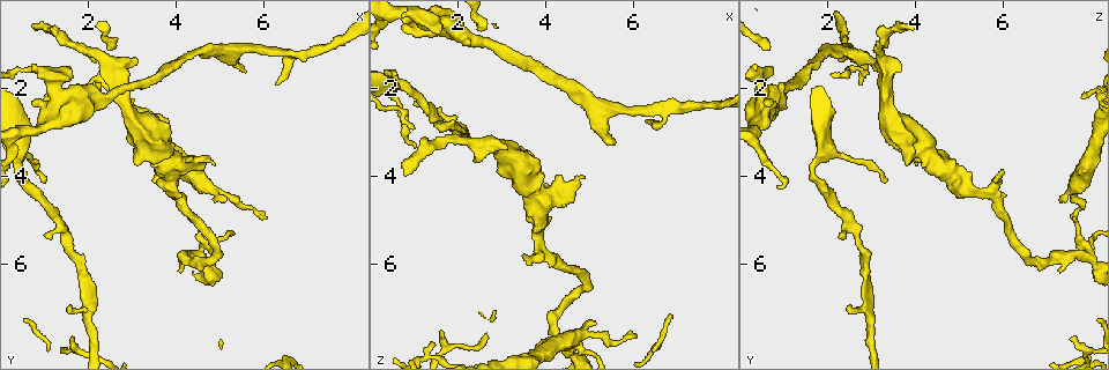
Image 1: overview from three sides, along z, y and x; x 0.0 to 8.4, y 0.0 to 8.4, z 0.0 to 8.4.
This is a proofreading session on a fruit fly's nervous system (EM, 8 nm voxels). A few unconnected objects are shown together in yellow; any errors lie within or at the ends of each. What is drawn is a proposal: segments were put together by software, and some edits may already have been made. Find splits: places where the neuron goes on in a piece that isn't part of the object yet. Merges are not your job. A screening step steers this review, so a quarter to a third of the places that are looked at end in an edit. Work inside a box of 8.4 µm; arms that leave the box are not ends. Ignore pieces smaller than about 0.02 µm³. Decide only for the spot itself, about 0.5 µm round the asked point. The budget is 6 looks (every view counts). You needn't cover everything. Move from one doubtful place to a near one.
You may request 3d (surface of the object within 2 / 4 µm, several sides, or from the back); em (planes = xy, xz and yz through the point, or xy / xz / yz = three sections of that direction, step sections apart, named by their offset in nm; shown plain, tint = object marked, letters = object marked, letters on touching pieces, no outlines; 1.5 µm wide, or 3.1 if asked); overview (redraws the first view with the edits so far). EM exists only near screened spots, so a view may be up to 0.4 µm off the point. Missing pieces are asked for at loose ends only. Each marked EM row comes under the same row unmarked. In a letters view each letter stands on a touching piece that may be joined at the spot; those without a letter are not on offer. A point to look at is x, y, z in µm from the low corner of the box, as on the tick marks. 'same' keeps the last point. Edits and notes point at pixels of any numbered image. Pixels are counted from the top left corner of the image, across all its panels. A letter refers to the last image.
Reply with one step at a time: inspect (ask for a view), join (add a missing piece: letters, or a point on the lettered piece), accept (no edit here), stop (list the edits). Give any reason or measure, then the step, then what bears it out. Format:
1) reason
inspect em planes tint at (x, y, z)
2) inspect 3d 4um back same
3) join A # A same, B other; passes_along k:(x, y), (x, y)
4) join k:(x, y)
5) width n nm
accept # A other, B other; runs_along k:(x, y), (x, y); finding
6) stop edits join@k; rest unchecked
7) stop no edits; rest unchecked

tapers out
inspect 3d 4um at (0.75, 0.55, 4.00)

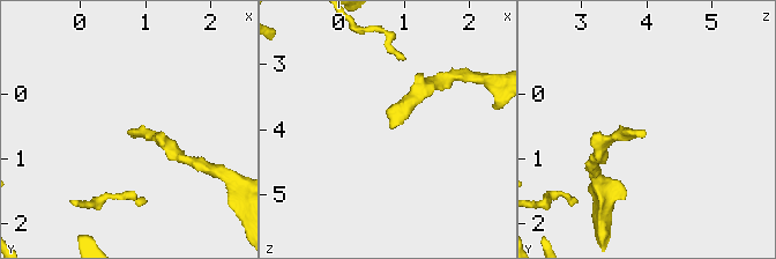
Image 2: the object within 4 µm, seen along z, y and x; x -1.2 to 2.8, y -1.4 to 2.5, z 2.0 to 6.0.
inspect em xy step 4 letters at (0.80, 0.55, 4.05)

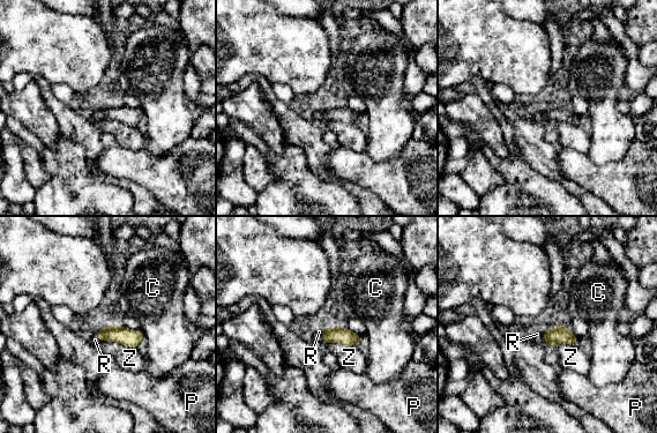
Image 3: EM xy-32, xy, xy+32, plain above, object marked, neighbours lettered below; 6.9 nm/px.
join R # C other, P other, R same, Z other; passes_along 3:(342, 335), (322, 336), (319, 331); the neuron continues

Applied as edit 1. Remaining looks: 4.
inspect overview

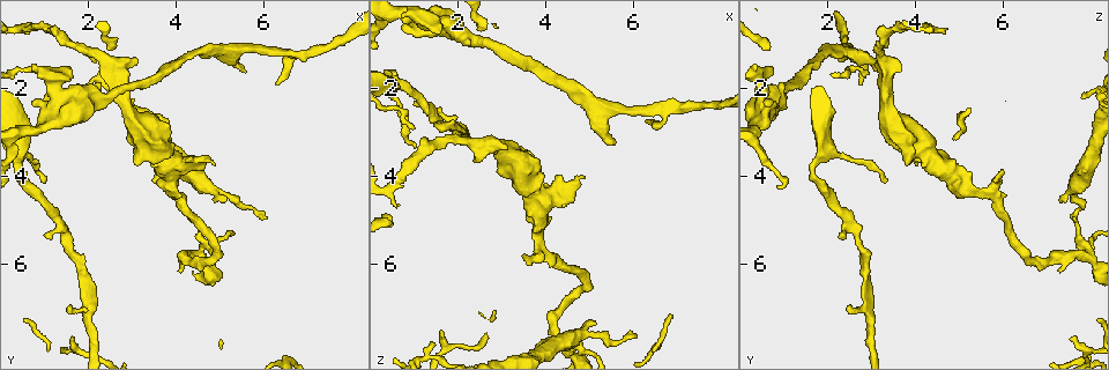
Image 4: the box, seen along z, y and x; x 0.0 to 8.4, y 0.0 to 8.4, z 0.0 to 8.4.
branch stops here
inspect em planes tint at (5.10, 4.65, 7.30)

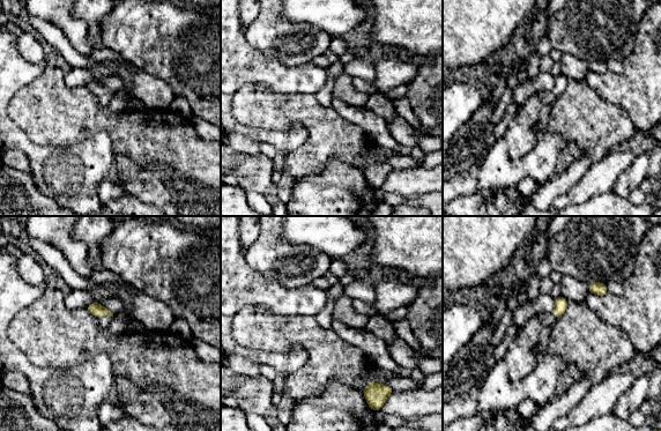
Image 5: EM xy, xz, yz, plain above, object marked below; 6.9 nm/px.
inspect em planes letters same

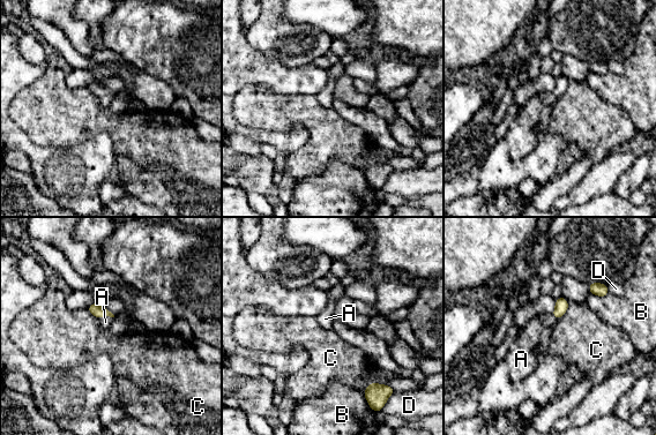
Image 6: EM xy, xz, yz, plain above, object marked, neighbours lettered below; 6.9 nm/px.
join A # A same, B other, C other, D other; passes_along 6:(97, 309), (105, 315), (105, 322); the neuron continues

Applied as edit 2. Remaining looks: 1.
stop edits join@3, join@6; rest unchecked

